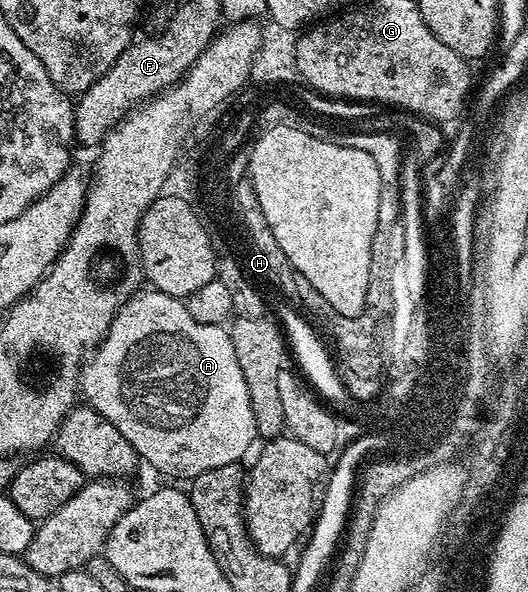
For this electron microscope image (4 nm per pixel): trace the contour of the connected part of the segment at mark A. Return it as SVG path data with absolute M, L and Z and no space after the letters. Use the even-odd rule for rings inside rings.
M139 290L128 298L124 306L112 318L112 326L106 331L106 337L101 344L89 353L88 359L83 363L80 373L80 392L85 403L89 407L95 408L138 453L143 461L146 460L158 472L163 472L166 476L175 476L178 480L189 482L195 476L204 474L204 470L216 470L216 466L228 466L239 463L242 455L250 448L250 443L256 440L258 431L256 430L256 418L252 414L252 402L248 394L248 382L244 380L244 370L240 370L240 362L236 362L236 350L230 341L230 333L221 324L205 324L196 322L192 314L188 314L185 303L177 296L169 296L163 292L153 290Z

